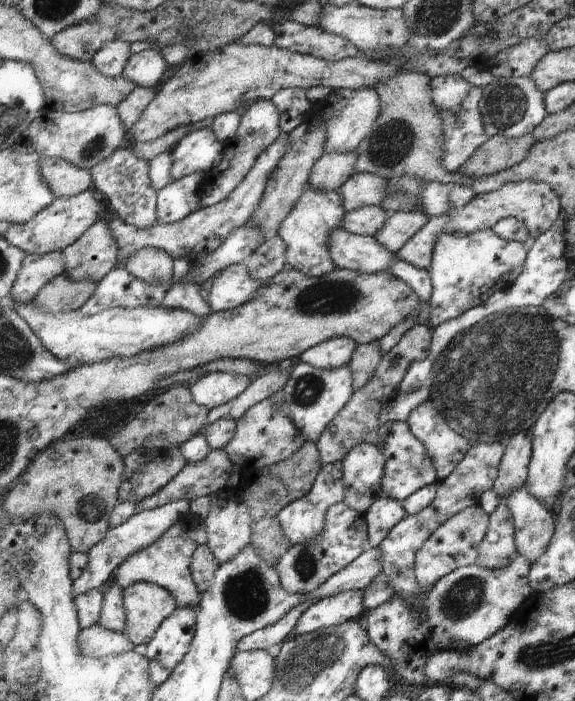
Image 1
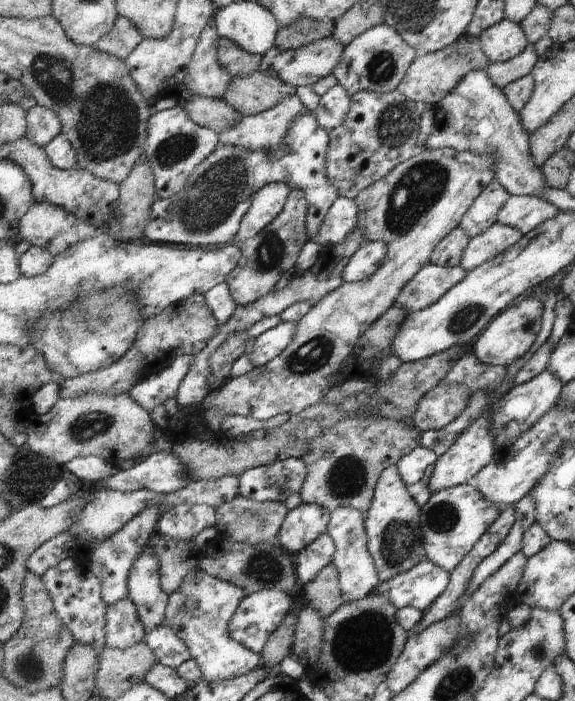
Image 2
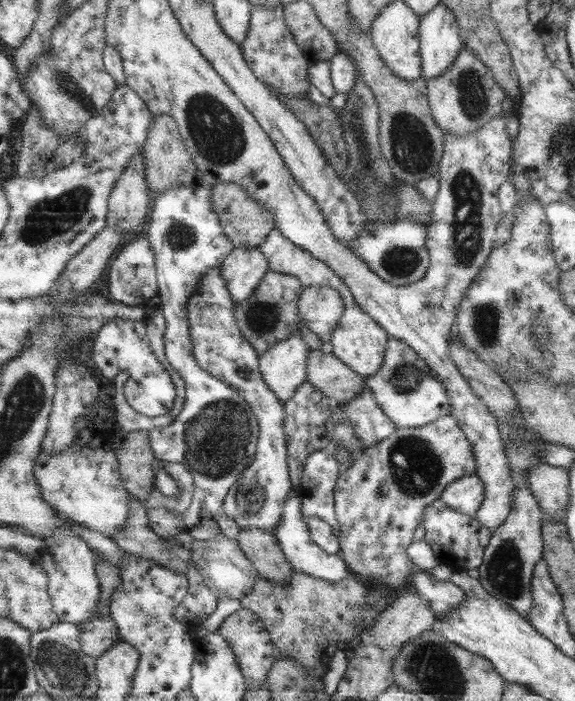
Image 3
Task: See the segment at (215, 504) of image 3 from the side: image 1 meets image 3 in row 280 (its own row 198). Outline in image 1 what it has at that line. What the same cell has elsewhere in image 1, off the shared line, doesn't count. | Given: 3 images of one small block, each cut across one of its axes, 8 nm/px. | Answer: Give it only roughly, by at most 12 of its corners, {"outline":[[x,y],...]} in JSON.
{"outline":[[204,171],[156,191],[156,222],[197,210]]}

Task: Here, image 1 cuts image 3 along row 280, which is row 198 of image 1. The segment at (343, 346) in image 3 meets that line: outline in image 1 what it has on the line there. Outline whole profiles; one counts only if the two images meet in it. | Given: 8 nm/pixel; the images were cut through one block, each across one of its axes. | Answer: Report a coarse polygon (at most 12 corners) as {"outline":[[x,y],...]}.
{"outline":[[307,186],[276,232],[287,267],[320,277],[336,266],[330,233],[345,213],[339,191]]}

